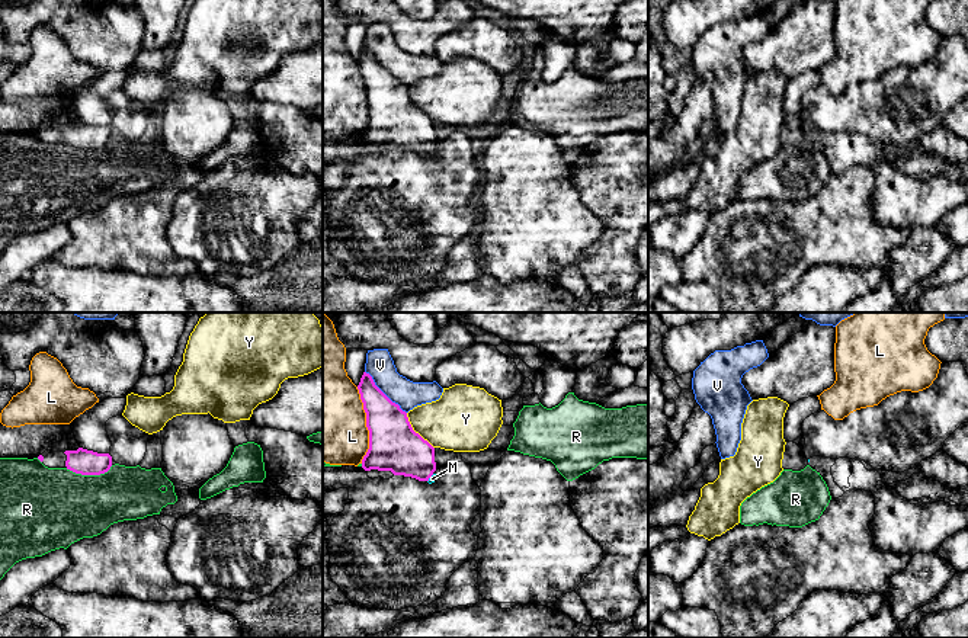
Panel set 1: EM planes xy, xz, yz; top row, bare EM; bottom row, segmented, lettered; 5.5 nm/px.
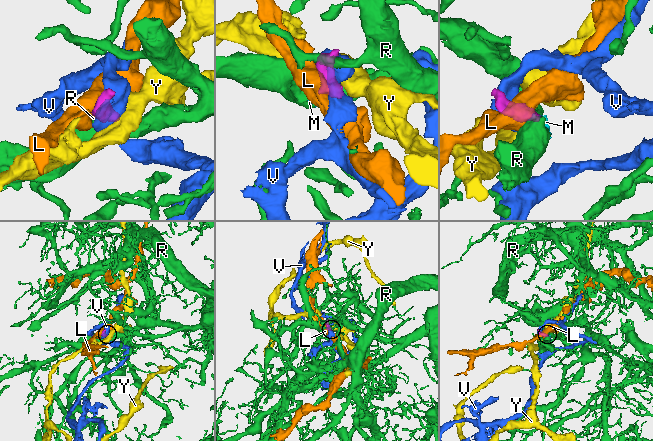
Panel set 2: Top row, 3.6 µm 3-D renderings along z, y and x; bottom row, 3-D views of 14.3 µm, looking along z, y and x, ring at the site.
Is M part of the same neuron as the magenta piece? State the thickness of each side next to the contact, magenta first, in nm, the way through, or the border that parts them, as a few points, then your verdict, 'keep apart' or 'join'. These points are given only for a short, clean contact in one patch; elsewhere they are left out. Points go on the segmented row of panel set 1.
280/40 nm | across xz (396, 446), (429, 477), (432, 478) | join

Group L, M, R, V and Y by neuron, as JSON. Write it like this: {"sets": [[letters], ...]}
{"sets": [["L"], ["M"], ["R"], ["V"], ["Y"]]}

